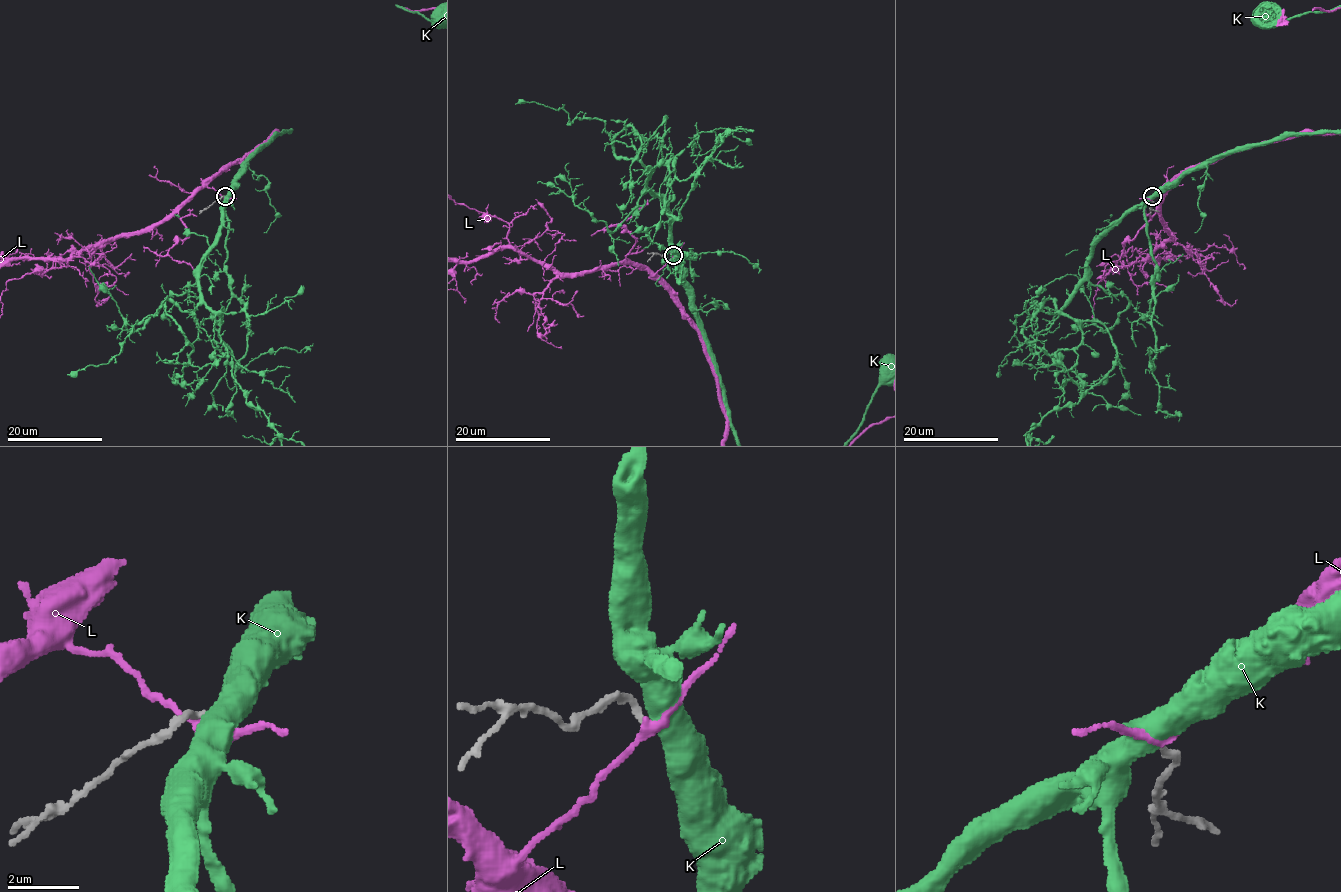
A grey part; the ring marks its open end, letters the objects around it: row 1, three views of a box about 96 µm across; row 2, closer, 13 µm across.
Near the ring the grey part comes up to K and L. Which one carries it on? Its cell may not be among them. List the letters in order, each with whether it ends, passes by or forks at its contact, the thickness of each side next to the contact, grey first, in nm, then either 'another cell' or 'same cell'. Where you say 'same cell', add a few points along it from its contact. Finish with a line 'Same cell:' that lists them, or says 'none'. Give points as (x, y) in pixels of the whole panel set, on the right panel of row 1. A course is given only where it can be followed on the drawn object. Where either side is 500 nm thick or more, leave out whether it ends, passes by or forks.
K: 190 nm thick on the grey side, 600 nm on the other; another cell
L: it passes by; 200 nm thick on the grey side, 240 nm on the other; another cell
Same cell: none

